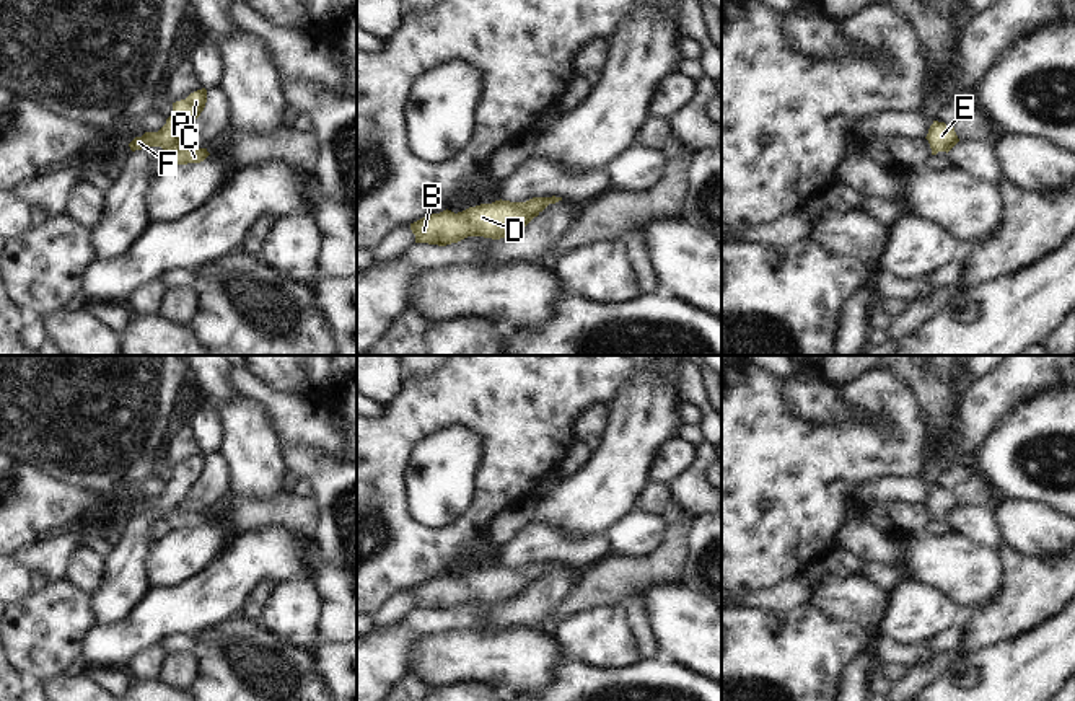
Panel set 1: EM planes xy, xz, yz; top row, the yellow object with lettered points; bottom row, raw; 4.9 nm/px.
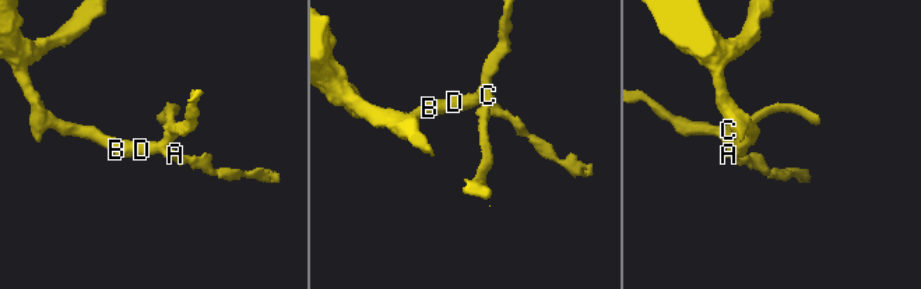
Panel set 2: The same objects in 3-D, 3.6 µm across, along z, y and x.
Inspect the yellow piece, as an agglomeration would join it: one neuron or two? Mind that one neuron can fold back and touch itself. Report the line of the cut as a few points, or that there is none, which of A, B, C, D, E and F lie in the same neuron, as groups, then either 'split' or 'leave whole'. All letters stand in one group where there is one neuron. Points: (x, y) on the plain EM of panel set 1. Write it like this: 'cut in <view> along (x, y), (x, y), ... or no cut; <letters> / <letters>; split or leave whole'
no cut; A B C D E F; leave whole

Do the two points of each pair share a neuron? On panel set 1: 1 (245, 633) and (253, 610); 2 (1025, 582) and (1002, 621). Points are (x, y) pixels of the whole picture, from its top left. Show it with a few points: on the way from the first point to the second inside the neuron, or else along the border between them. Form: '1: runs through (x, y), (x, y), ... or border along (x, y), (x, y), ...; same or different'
1: border along (243, 613), (259, 621); different
2: runs through (1025, 592), (1025, 599), (1012, 612); same

